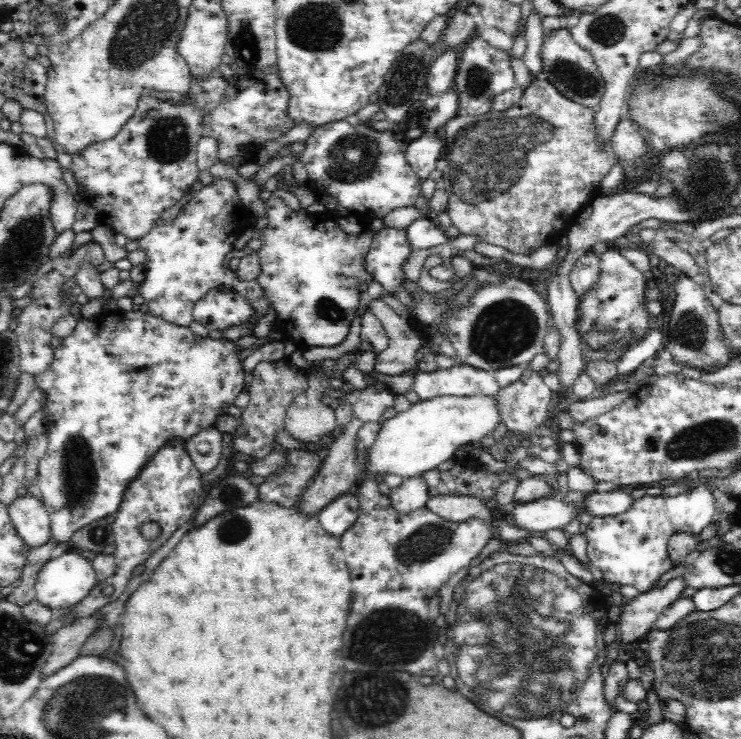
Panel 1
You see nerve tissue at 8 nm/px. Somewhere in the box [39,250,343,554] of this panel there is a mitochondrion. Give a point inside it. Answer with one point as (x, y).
(78, 475)

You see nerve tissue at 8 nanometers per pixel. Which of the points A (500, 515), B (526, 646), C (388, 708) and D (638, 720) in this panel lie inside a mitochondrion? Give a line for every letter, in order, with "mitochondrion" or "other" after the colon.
A: other
B: mitochondrion
C: mitochondrion
D: other

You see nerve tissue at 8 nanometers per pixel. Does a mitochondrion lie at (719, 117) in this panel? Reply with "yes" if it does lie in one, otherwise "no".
yes

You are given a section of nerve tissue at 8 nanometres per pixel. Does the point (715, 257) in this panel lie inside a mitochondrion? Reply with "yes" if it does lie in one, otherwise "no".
no

